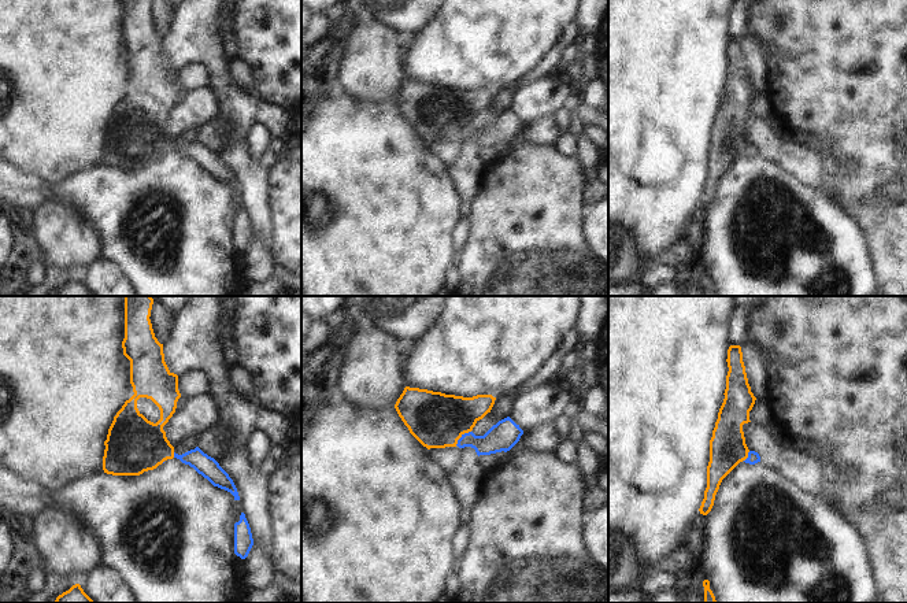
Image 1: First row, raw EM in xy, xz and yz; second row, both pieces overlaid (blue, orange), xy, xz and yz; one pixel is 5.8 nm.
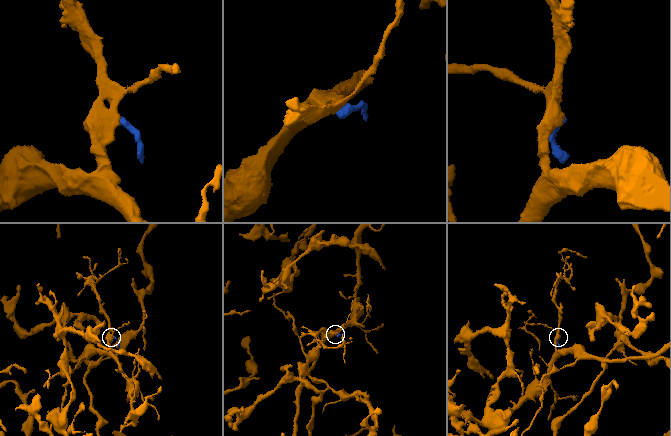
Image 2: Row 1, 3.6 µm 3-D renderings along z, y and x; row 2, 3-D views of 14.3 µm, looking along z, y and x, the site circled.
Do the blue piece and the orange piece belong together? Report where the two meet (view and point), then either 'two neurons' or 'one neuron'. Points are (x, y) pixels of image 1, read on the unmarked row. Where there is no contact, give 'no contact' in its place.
xz (462, 129) | one neuron

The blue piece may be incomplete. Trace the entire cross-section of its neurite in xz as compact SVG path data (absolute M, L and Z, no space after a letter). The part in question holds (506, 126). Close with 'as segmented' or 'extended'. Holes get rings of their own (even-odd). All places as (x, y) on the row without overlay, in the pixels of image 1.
M406 79L395 101L410 126L427 143L471 140L477 148L510 144L523 123L510 110L499 114L484 129L471 123L490 106L496 90L463 90Z; extended

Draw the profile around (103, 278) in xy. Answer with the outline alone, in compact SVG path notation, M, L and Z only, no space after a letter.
M101 258L78 274L95 296L136 296L136 288L114 263Z

